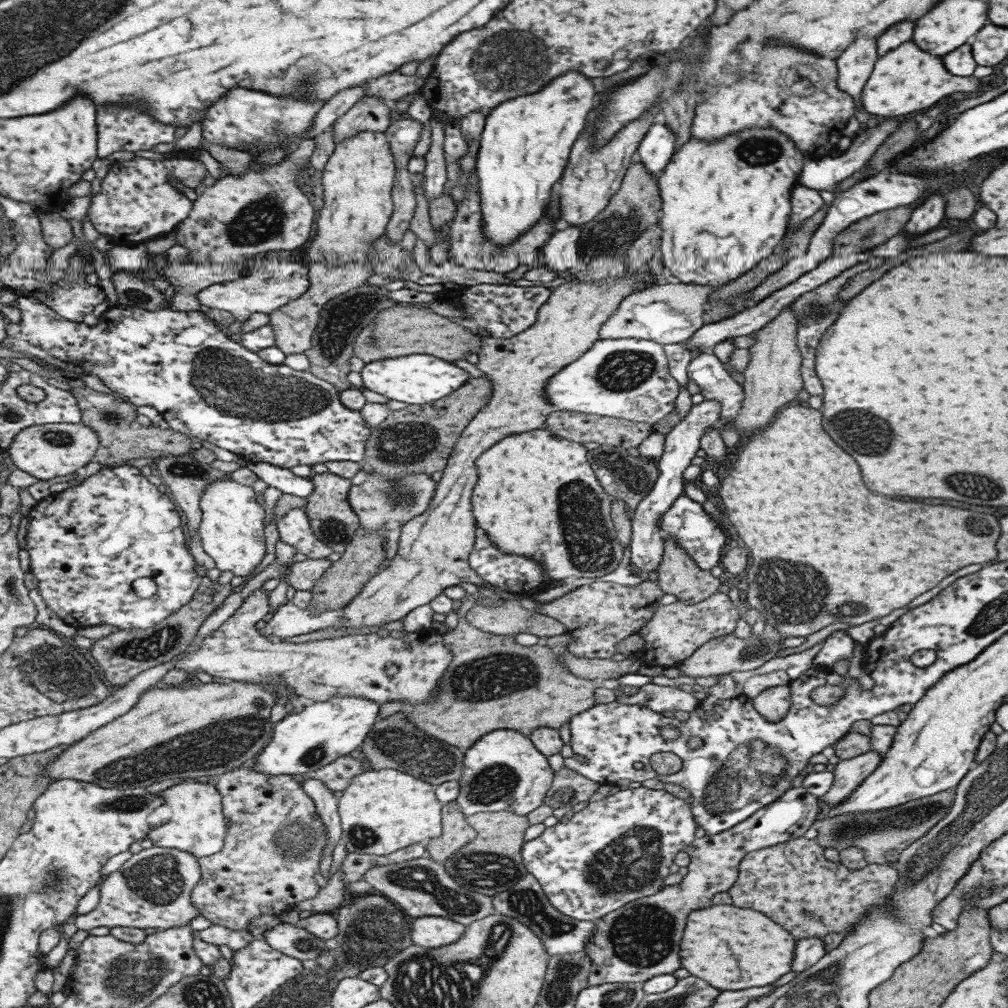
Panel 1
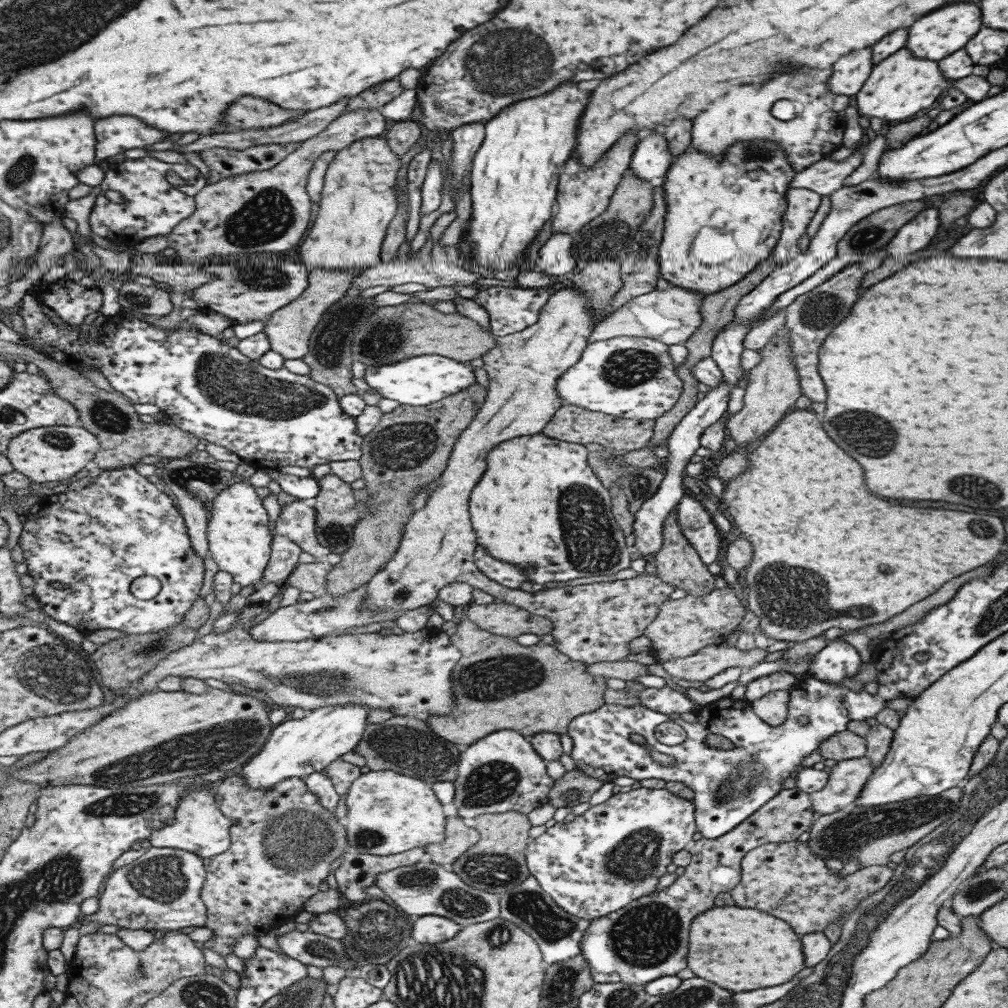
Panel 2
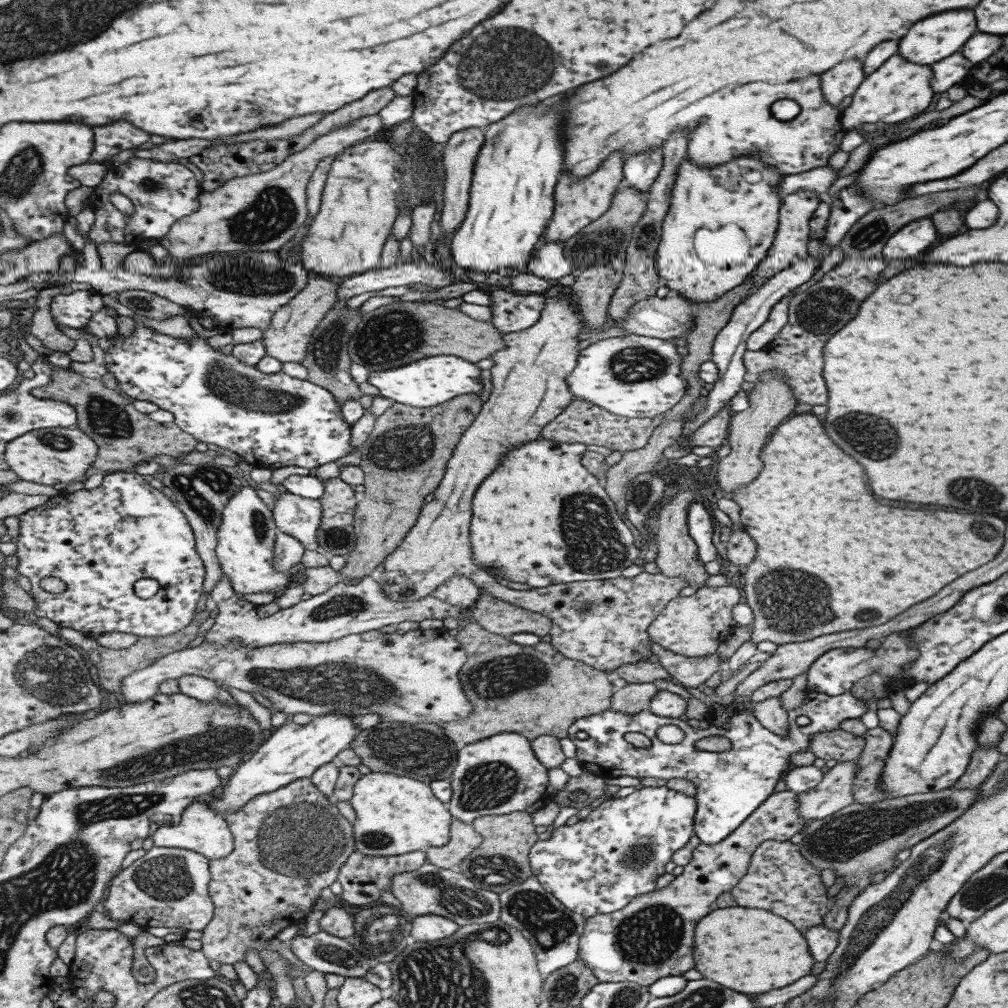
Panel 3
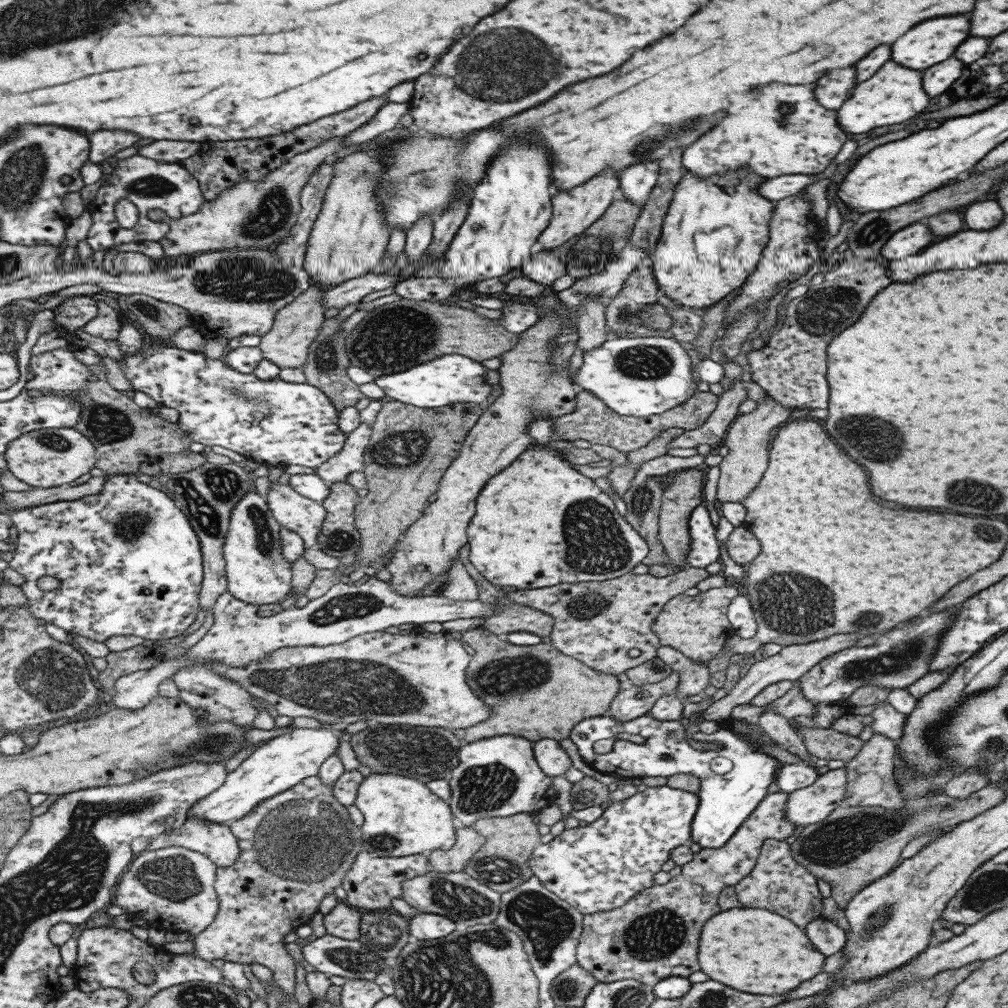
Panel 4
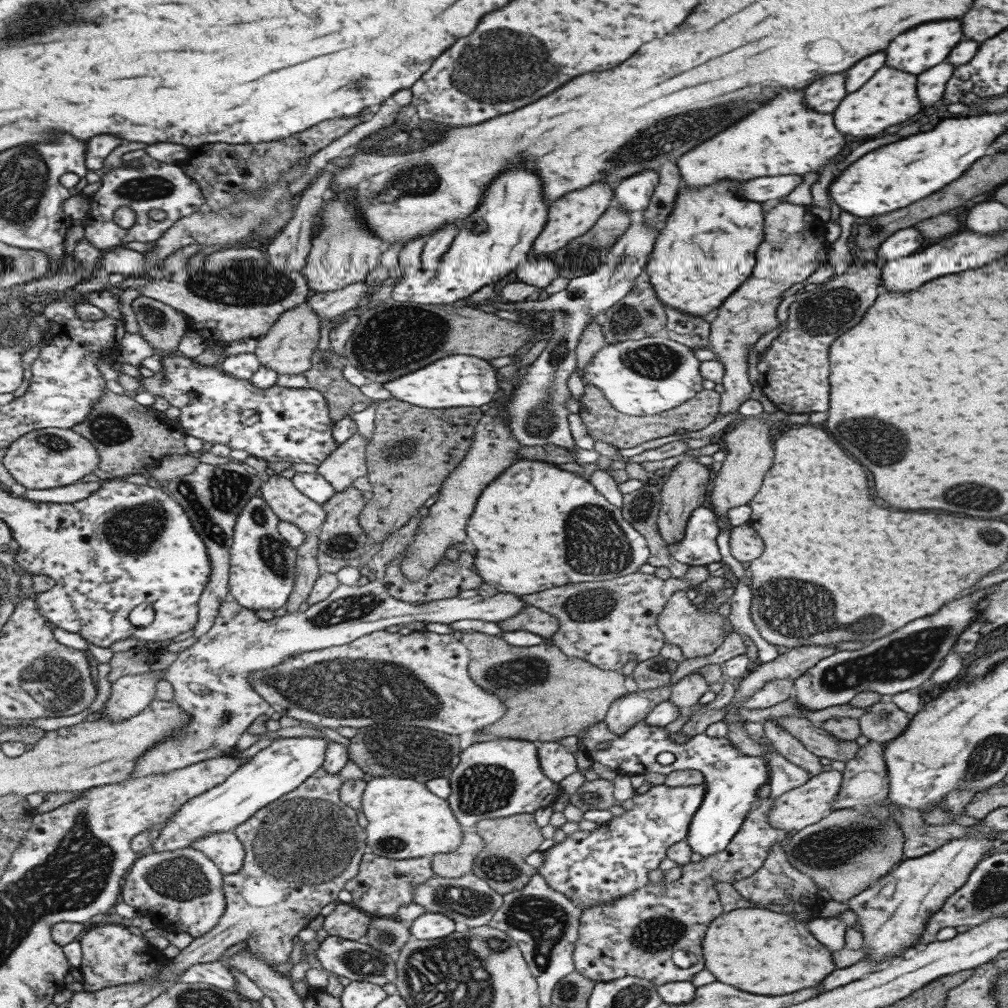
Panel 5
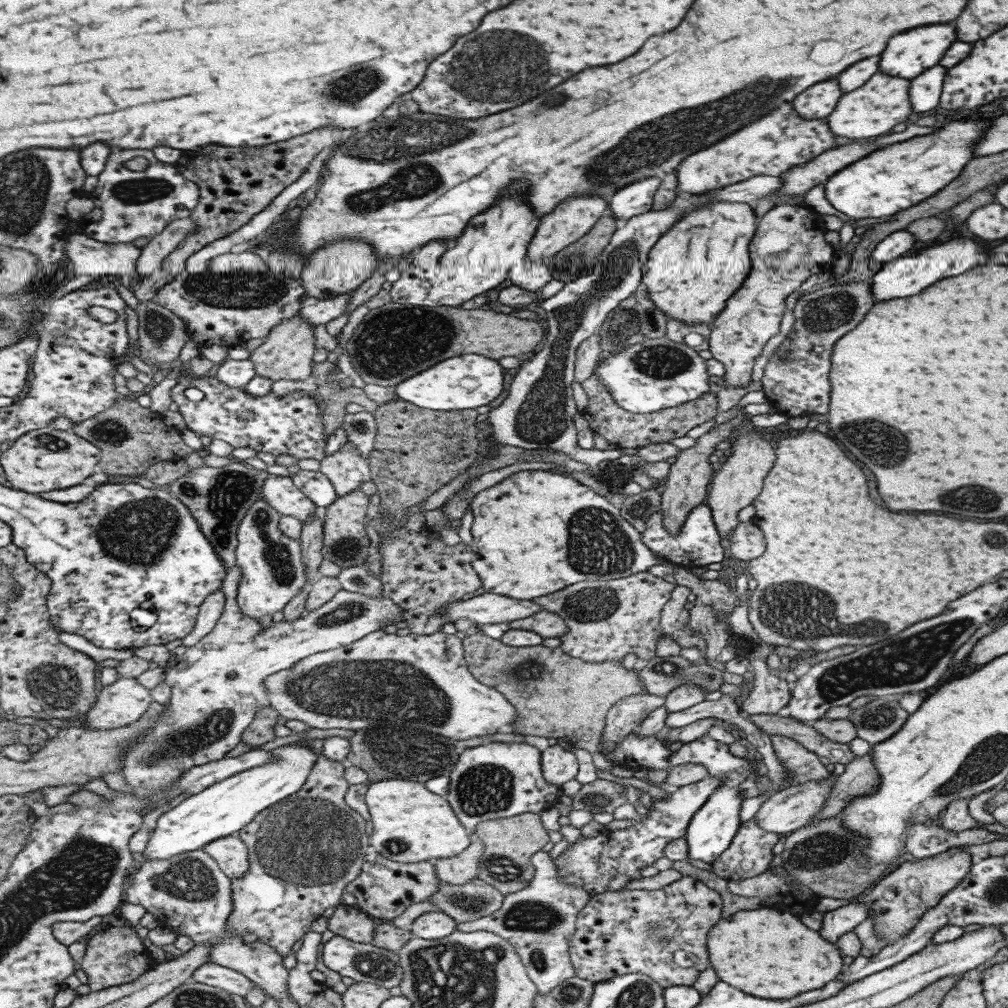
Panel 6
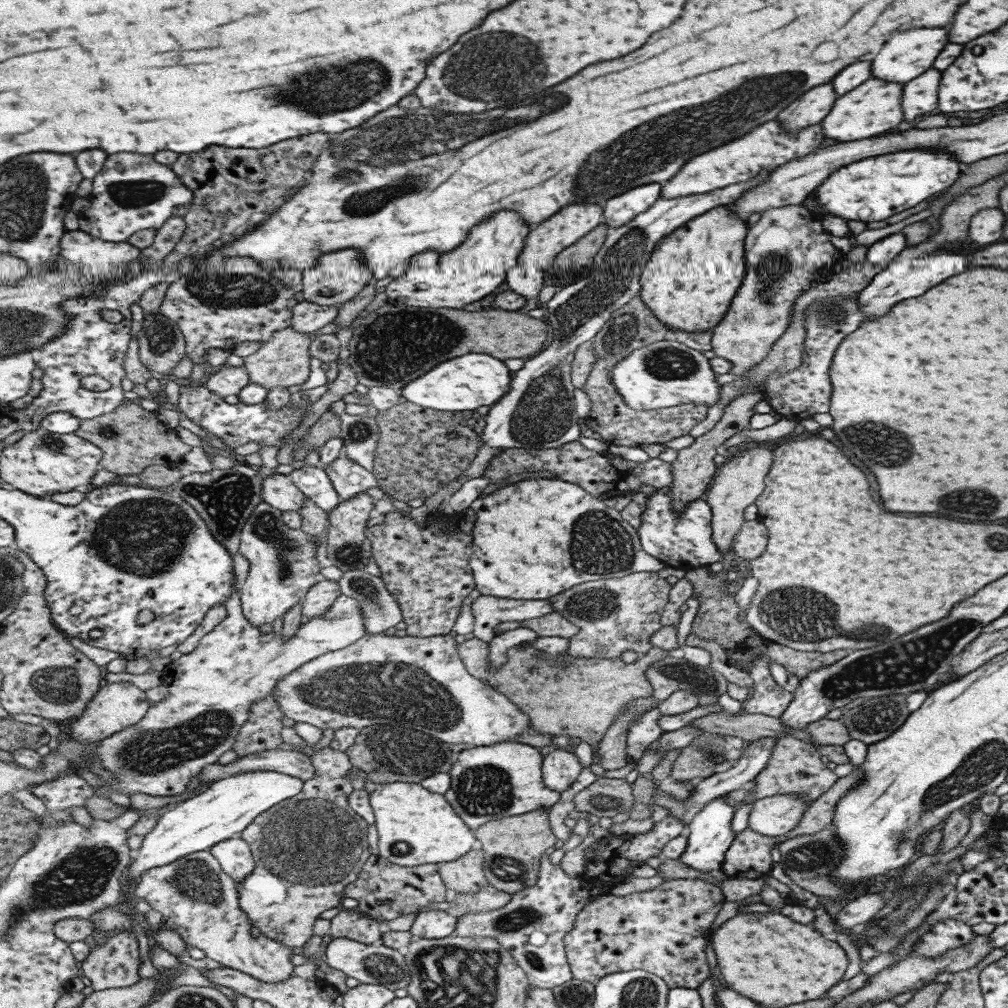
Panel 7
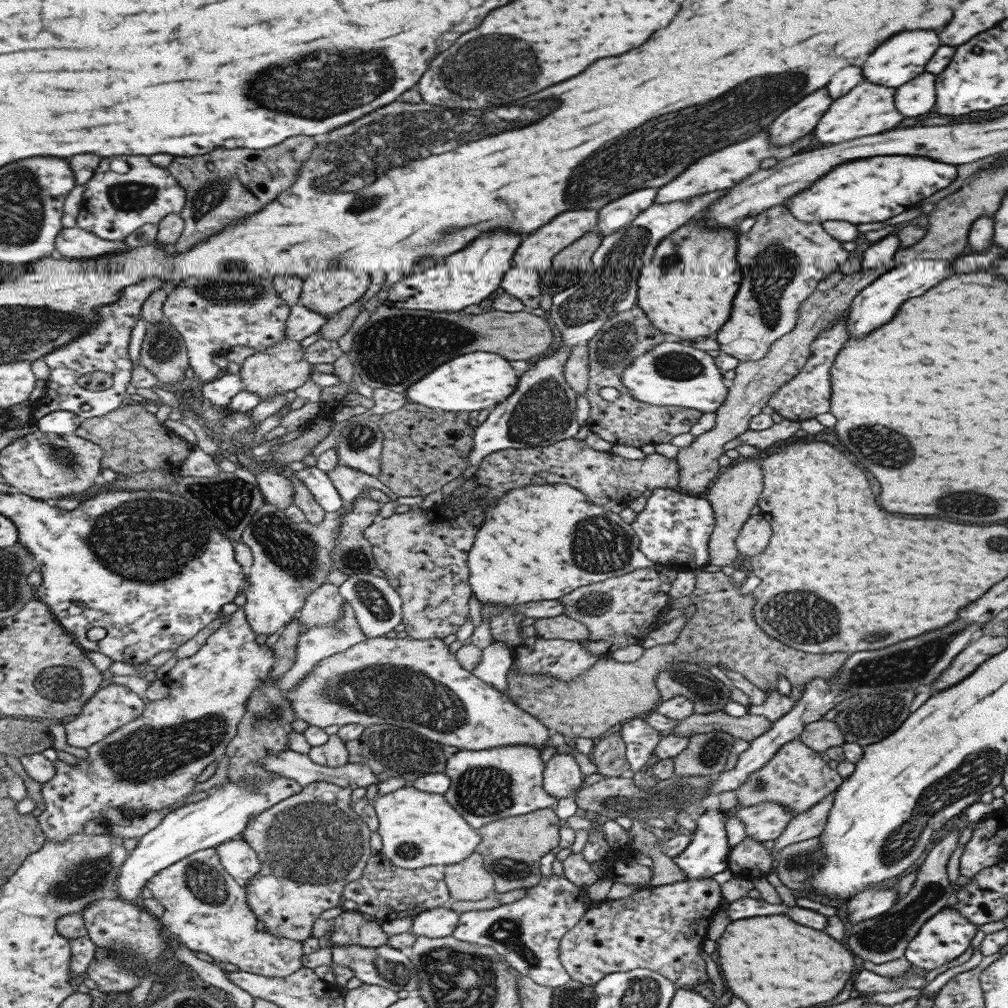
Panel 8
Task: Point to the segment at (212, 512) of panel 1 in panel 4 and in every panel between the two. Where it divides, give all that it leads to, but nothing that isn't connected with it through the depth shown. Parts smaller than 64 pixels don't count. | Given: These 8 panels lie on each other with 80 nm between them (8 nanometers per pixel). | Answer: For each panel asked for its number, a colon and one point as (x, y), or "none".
2: (239, 542)
3: (244, 549)
4: (256, 573)

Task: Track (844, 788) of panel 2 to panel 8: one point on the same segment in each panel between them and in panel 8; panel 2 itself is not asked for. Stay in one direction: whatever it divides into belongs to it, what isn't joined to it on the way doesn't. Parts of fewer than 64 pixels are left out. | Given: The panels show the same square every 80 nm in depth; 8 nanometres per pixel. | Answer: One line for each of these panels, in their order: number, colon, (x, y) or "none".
3: (834, 791)
4: (807, 805)
5: (806, 804)
6: (788, 809)
7: (774, 816)
8: (765, 821)

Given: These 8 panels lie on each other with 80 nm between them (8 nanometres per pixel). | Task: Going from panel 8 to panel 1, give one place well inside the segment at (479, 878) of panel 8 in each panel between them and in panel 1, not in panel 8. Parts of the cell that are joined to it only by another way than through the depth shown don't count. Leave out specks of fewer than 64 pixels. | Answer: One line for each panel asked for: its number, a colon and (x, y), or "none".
1: (456, 830)
2: (458, 834)
3: (463, 839)
4: (467, 841)
5: (451, 865)
6: (462, 867)
7: (466, 874)

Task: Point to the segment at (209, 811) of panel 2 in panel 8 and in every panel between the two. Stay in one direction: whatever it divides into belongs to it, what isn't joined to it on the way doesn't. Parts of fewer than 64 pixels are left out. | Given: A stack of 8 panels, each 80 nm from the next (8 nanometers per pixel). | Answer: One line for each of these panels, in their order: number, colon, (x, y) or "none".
3: (200, 829)
4: (216, 842)
5: (224, 849)
6: (230, 854)
7: (234, 857)
8: (238, 859)

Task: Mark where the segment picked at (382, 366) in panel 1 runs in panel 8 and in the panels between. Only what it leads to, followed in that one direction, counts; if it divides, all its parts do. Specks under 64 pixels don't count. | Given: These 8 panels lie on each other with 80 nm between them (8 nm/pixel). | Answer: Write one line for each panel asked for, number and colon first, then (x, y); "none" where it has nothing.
2: (417, 381)
3: (429, 381)
4: (452, 378)
5: (458, 380)
6: (461, 382)
7: (461, 384)
8: (474, 381)

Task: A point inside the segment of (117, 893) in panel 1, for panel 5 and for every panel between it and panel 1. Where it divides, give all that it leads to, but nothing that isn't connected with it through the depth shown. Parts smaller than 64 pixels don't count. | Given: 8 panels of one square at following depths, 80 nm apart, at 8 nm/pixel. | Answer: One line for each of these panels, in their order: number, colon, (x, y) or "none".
2: (159, 890)
3: (165, 887)
4: (171, 888)
5: (179, 890)

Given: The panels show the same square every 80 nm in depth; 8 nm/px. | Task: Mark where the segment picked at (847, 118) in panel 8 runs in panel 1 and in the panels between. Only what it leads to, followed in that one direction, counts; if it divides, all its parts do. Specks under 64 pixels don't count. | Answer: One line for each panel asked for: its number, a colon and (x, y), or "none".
1: (905, 80)
2: (898, 88)
3: (897, 90)
4: (893, 94)
5: (888, 97)
6: (870, 110)
7: (872, 108)

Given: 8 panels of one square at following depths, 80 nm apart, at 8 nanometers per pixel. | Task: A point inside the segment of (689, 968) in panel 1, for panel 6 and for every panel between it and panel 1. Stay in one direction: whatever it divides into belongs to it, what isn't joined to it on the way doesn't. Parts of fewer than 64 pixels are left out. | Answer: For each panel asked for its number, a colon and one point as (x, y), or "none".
2: (738, 949)
3: (748, 950)
4: (750, 950)
5: (754, 950)
6: (764, 953)

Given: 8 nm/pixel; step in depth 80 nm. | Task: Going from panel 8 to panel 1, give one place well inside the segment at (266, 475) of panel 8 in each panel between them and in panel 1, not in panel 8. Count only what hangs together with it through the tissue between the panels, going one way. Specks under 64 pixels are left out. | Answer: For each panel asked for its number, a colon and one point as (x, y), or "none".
1: (293, 528)
2: (296, 520)
3: (298, 517)
4: (303, 516)
5: (283, 499)
6: (278, 492)
7: (277, 491)

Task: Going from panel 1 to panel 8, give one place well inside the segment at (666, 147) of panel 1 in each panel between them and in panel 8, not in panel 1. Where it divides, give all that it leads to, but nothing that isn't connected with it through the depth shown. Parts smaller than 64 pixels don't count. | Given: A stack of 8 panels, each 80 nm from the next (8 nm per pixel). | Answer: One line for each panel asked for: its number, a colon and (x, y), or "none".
2: (650, 159)
3: (640, 170)
4: (635, 181)
5: (632, 193)
6: (634, 198)
7: (617, 211)
8: (615, 214)

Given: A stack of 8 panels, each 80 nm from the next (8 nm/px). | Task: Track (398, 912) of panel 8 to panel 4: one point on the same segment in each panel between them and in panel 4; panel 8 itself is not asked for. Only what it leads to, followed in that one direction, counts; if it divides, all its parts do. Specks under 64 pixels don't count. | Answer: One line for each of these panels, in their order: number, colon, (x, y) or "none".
4: (370, 883)
5: (381, 885)
6: (383, 888)
7: (383, 890)

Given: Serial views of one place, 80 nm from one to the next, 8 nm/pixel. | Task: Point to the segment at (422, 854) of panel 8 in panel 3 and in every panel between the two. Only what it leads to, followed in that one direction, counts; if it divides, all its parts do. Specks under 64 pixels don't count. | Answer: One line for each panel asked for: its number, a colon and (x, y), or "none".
3: (393, 814)
4: (401, 817)
5: (404, 820)
6: (409, 824)
7: (413, 826)

